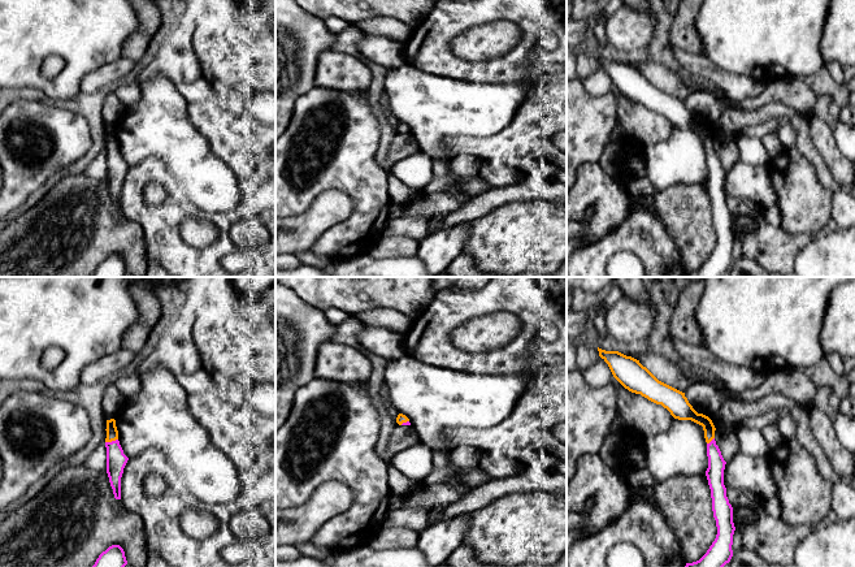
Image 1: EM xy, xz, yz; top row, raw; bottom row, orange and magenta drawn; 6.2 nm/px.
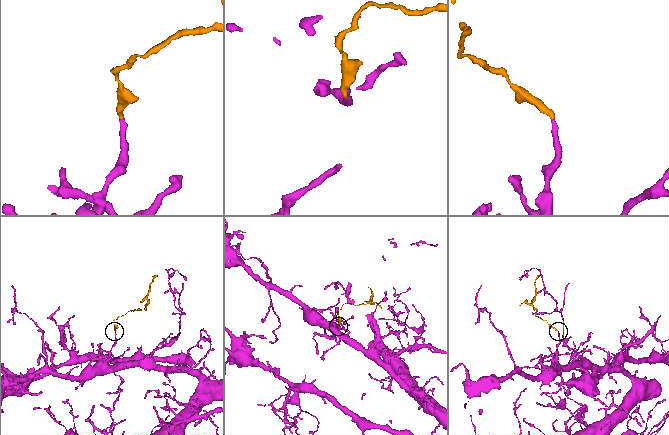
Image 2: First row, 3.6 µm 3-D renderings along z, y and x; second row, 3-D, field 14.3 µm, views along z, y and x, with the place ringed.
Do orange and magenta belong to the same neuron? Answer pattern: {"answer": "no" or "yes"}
{"answer": "yes"}

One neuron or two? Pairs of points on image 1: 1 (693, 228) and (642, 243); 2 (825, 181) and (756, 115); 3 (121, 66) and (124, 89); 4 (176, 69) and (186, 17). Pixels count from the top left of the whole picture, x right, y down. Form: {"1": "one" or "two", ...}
{"1": "two", "2": "one", "3": "two", "4": "one"}

